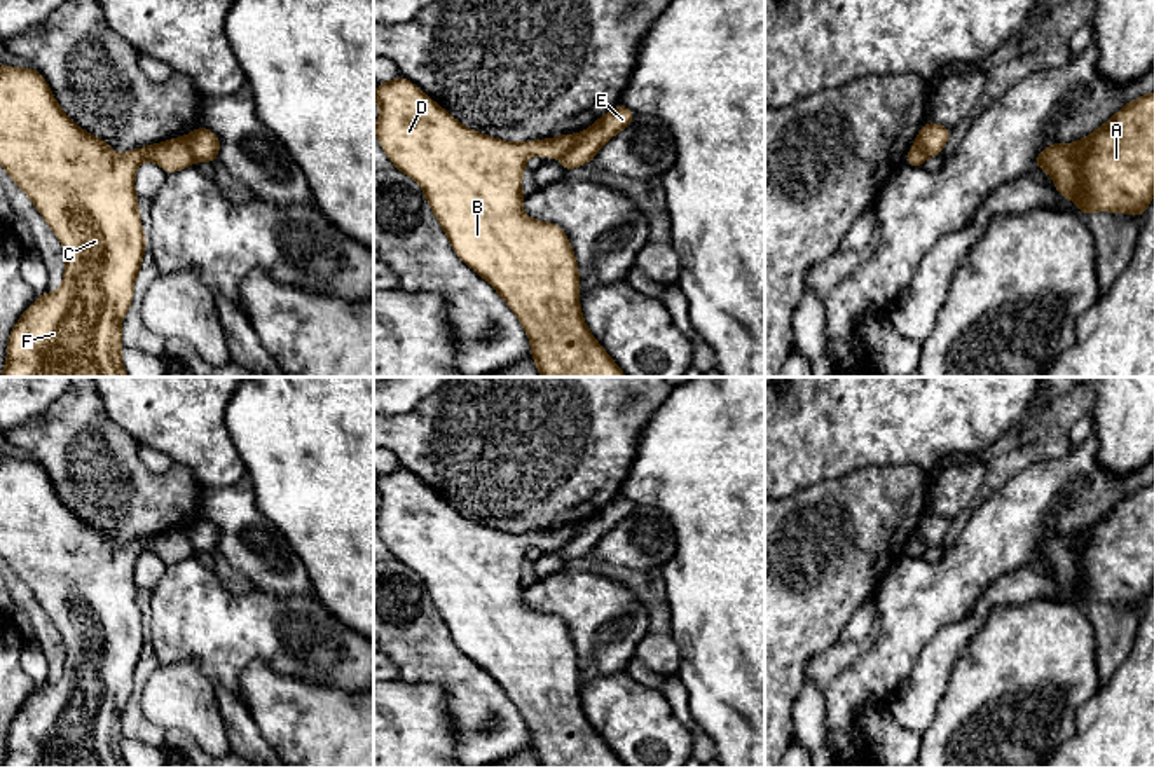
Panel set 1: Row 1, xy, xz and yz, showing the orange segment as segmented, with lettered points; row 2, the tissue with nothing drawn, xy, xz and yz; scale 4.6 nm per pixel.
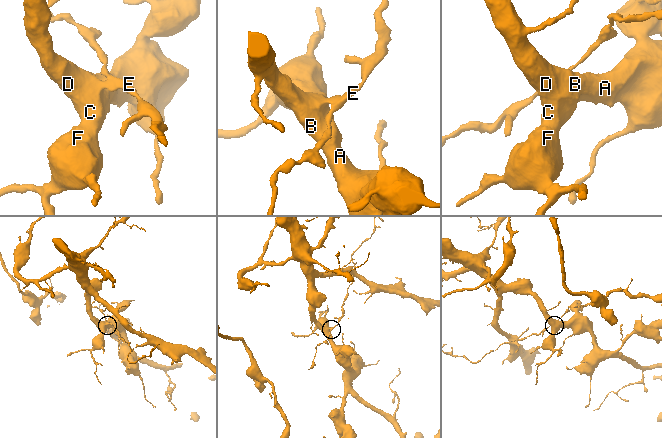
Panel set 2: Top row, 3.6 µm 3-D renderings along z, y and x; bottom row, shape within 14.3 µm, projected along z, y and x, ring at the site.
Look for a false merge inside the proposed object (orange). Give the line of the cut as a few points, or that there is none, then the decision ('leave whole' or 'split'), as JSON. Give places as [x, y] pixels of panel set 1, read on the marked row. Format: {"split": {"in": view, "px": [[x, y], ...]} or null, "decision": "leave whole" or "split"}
{"split": {"in": "xz", "px": [[578, 135], [576, 142], [559, 157]]}, "decision": "split"}

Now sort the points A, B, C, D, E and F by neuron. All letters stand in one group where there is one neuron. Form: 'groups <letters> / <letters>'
groups A B C D F / E

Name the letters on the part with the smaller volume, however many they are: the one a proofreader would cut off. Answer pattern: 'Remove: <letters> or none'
Remove: E

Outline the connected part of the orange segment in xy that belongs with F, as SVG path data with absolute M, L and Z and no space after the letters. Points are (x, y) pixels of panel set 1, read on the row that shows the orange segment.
M0 65L0 166L33 201L61 241L66 257L63 286L54 293L37 295L10 332L0 377L129 377L120 360L120 323L133 304L134 281L147 246L134 192L134 173L143 161L154 161L168 175L194 164L190 148L182 138L113 154L108 141L84 133L59 108L37 68Z

